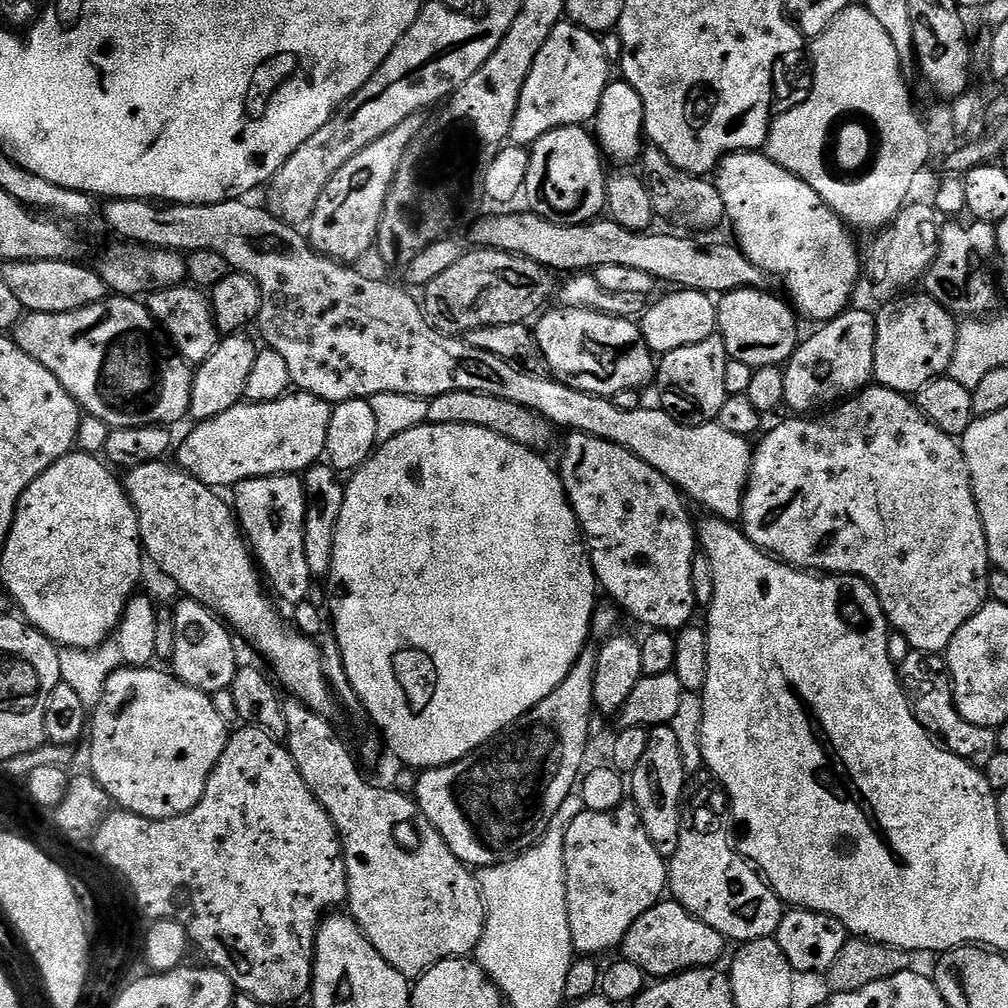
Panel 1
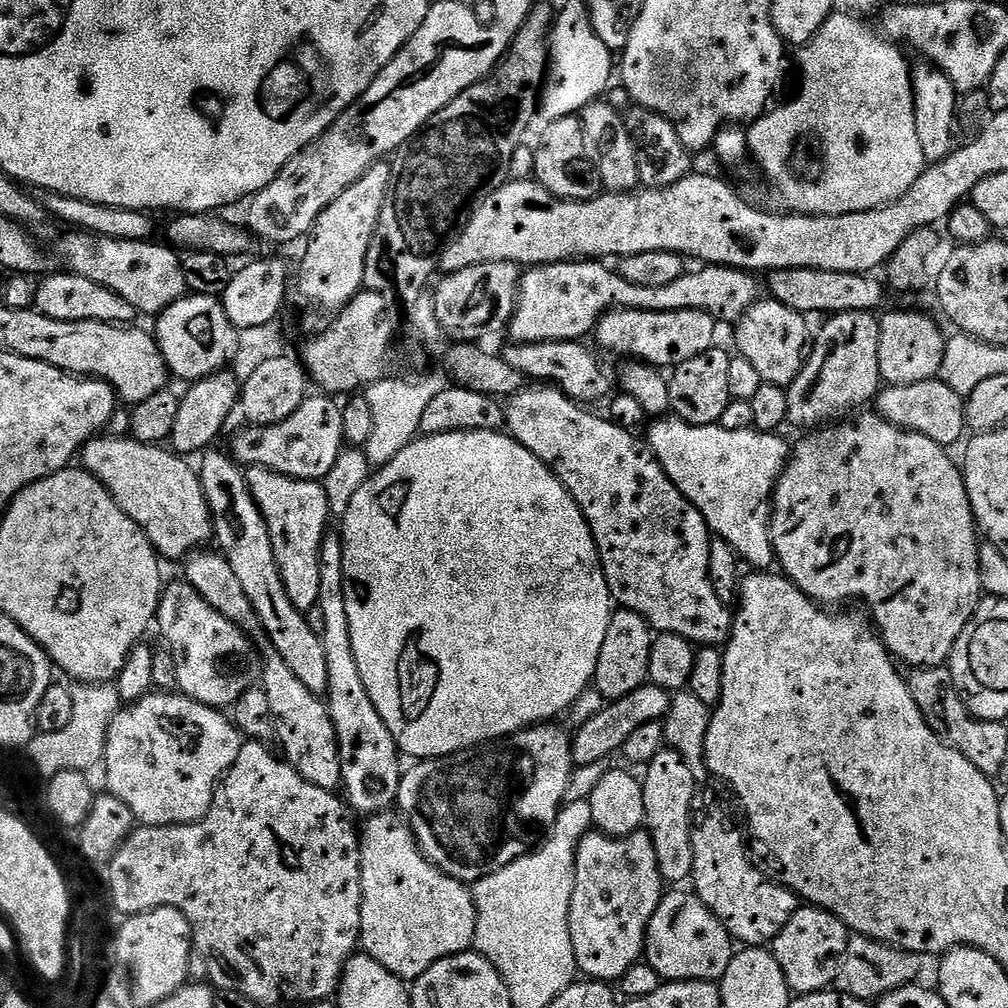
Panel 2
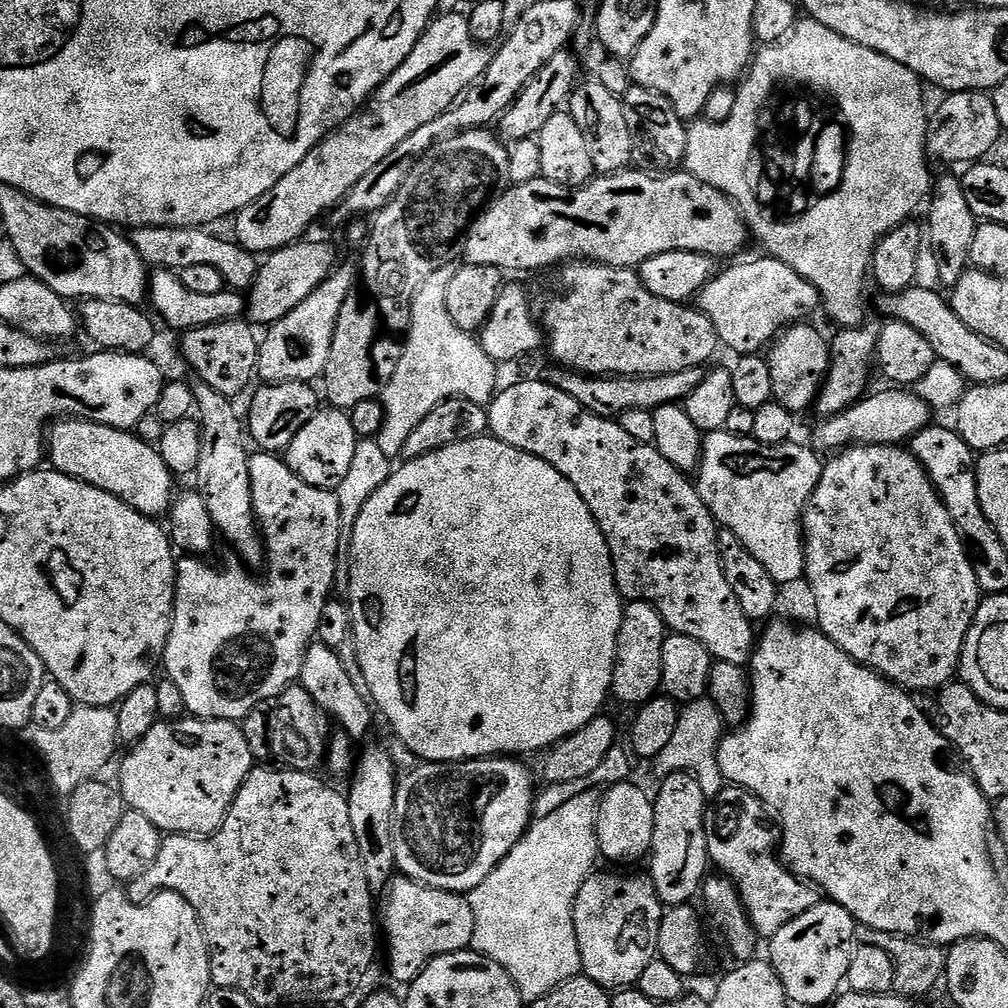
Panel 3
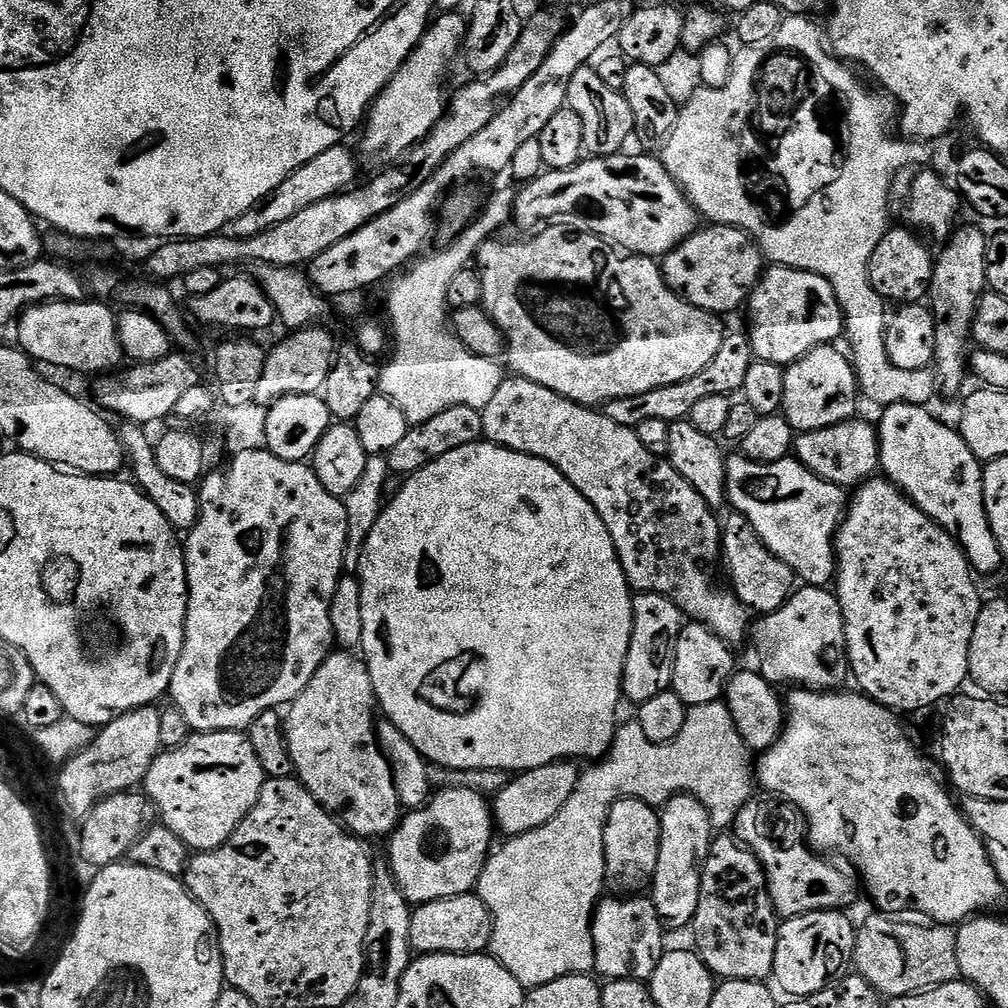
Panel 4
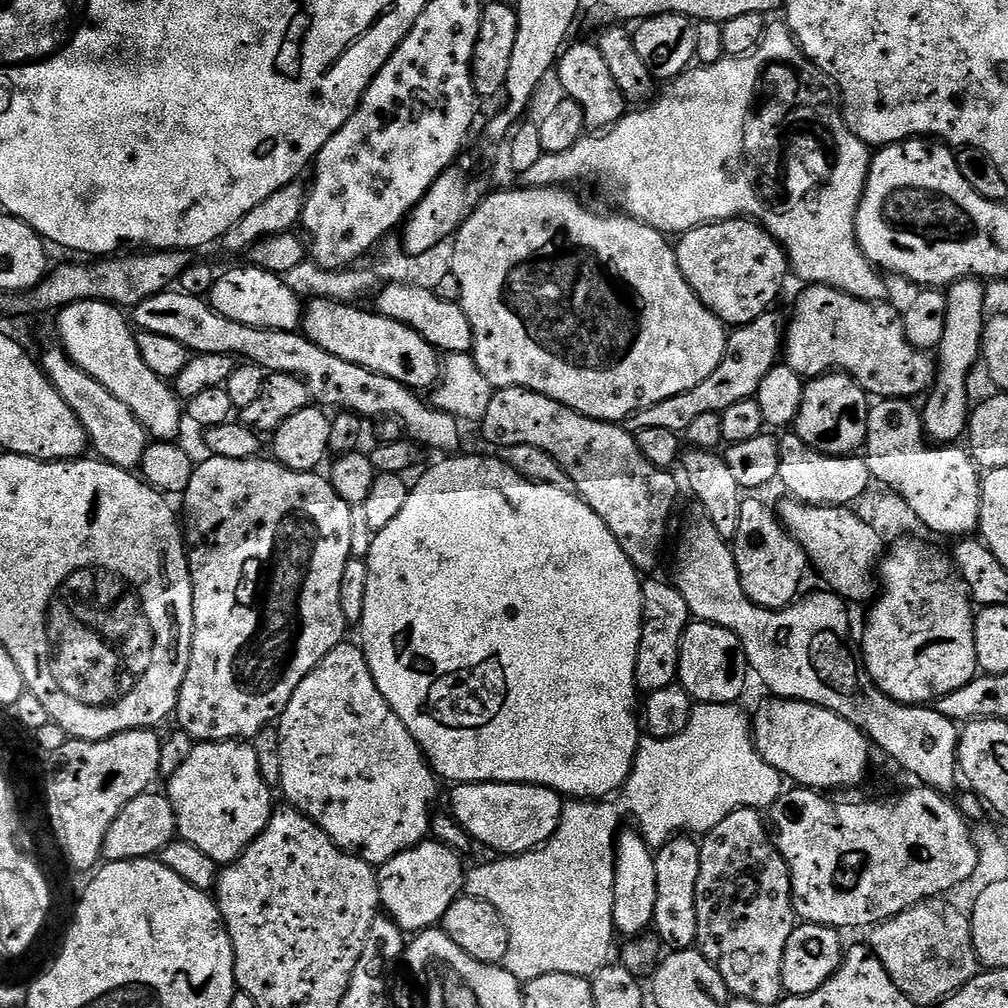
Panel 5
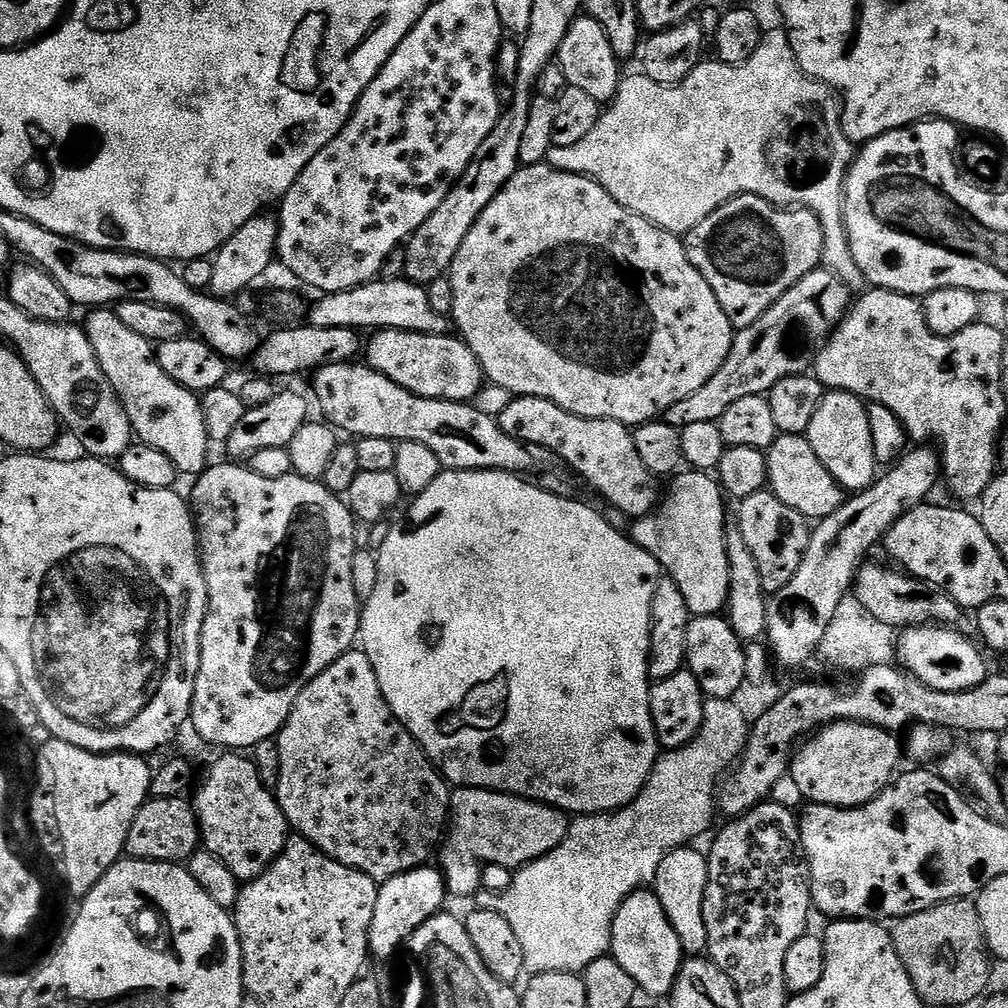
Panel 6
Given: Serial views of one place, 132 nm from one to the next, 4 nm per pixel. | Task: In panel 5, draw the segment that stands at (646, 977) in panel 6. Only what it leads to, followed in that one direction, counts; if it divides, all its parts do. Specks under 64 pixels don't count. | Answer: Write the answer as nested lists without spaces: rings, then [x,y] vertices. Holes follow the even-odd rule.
[[[621,831],[616,841],[616,873],[614,874],[614,926],[624,938],[647,933],[654,924],[654,906],[658,906],[658,874],[653,849],[639,831]]]

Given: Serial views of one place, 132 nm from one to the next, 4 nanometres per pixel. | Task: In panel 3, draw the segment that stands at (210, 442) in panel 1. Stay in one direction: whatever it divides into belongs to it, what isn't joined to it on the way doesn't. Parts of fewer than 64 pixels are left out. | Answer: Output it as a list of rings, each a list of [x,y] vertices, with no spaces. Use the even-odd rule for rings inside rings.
[[[331,406],[321,407],[320,411],[298,430],[294,442],[286,450],[286,463],[302,482],[315,488],[335,490],[349,473],[350,462],[354,459],[355,446],[358,437],[351,425],[351,418],[347,411]]]

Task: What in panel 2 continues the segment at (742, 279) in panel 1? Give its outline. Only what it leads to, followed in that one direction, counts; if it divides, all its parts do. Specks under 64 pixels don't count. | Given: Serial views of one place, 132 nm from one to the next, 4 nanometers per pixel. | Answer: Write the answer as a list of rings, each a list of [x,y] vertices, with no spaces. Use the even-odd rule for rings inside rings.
[[[778,268],[767,273],[768,288],[771,299],[782,306],[790,306],[790,310],[811,314],[811,312],[826,312],[837,314],[841,312],[862,311],[875,313],[876,307],[884,300],[885,285],[876,281],[872,274],[859,272],[831,272],[830,270],[810,270],[809,268]]]

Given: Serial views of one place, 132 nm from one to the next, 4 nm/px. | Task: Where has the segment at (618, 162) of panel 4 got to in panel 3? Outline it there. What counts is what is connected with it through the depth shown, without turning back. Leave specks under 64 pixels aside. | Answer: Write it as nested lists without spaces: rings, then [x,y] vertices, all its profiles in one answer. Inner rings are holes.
[[[625,170],[597,175],[589,184],[574,189],[563,188],[543,178],[509,187],[502,195],[495,197],[492,203],[472,221],[472,227],[466,233],[463,259],[467,263],[477,264],[478,266],[494,266],[501,270],[509,268],[512,272],[532,272],[535,268],[548,268],[551,264],[561,263],[560,265],[563,265],[565,262],[575,260],[608,264],[611,268],[635,269],[642,262],[646,262],[646,258],[654,258],[654,254],[666,254],[670,250],[701,252],[713,258],[732,256],[747,240],[750,240],[748,225],[744,223],[739,208],[733,204],[725,192],[719,192],[717,188],[709,184],[703,184],[697,176],[691,176],[686,170],[673,170],[663,174],[653,174],[648,170]]]

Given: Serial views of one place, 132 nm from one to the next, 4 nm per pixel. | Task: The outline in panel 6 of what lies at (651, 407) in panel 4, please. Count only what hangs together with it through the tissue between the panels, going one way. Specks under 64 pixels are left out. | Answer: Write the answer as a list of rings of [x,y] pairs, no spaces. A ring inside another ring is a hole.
[[[817,270],[806,274],[806,278],[786,290],[786,294],[782,294],[782,298],[778,298],[778,302],[774,302],[774,306],[770,306],[770,310],[766,310],[758,322],[739,329],[733,335],[732,349],[722,370],[718,370],[718,374],[714,374],[714,378],[710,378],[702,390],[690,394],[690,398],[682,398],[682,402],[674,402],[674,406],[664,412],[664,423],[682,429],[695,426],[697,422],[718,422],[722,414],[726,414],[726,410],[730,410],[730,406],[734,406],[734,402],[739,402],[741,398],[765,395],[778,382],[782,382],[782,378],[805,375],[813,367],[816,353],[824,347],[829,335],[851,308],[853,299],[853,289],[846,287],[833,272]]]

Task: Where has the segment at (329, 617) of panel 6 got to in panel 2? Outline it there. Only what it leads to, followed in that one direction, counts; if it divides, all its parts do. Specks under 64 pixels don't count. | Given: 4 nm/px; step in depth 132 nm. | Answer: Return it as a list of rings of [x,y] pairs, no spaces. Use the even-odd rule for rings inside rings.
[[[249,467],[248,485],[257,506],[268,520],[270,538],[274,542],[274,558],[287,584],[294,606],[302,613],[316,607],[318,598],[318,566],[324,545],[324,533],[329,531],[330,513],[323,483],[314,480],[295,480],[269,468]],[[177,578],[169,588],[167,585],[161,591],[155,623],[158,628],[160,624],[163,643],[174,654],[179,691],[183,695],[224,710],[227,704],[228,707],[235,705],[244,691],[257,683],[262,660],[255,643],[237,624],[222,618],[222,614],[218,614],[187,580]]]

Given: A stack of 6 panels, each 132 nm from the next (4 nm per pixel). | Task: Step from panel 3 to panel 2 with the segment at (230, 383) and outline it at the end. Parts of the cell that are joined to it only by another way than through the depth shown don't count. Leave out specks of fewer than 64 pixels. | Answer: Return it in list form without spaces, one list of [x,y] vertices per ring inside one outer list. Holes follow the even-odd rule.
[[[186,294],[178,302],[166,306],[155,317],[156,345],[162,350],[169,373],[180,380],[195,382],[225,371],[238,354],[240,333],[226,318],[223,299],[214,296]]]

